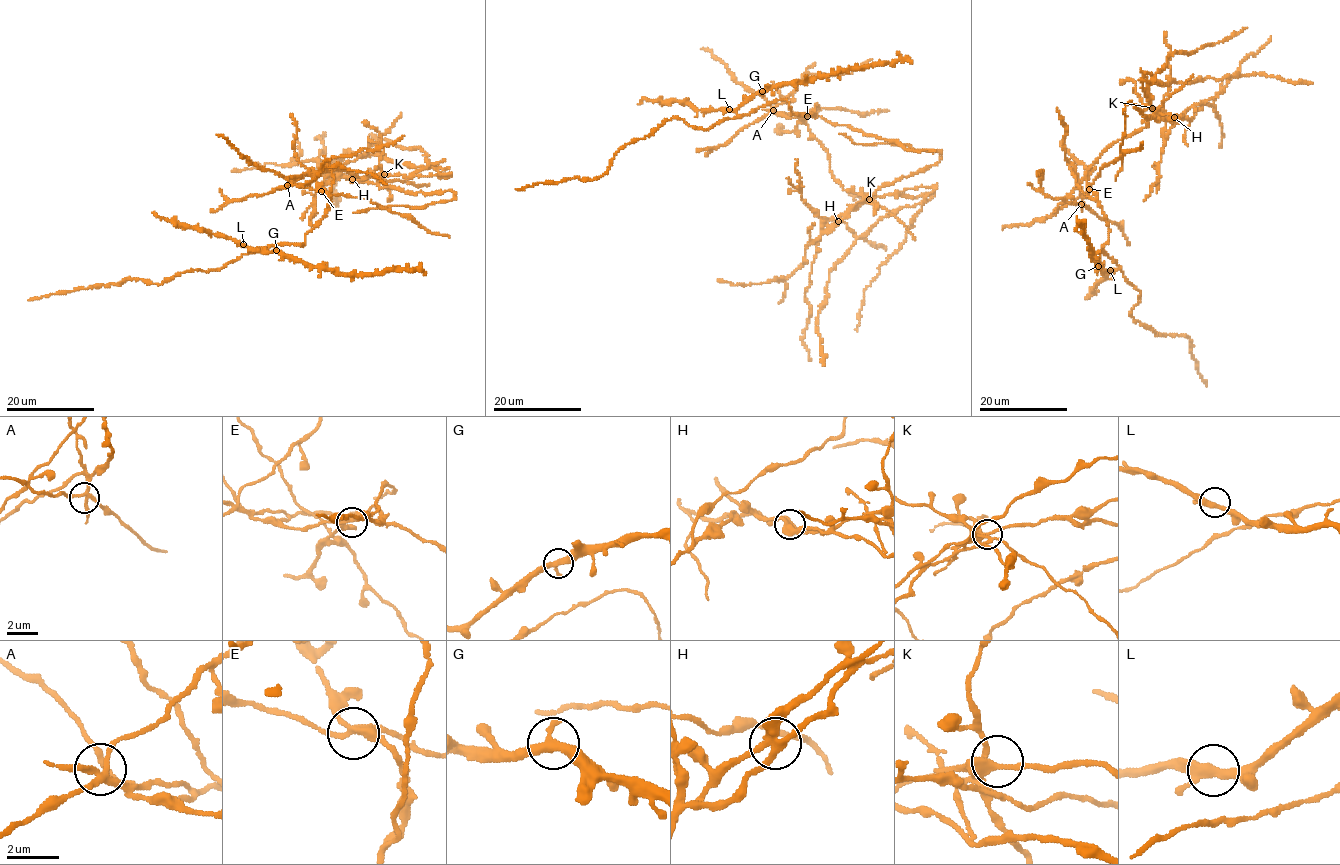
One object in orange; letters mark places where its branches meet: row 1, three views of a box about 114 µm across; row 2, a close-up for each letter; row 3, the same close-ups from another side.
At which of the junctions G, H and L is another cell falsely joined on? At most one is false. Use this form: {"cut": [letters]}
{"cut": ["H"]}

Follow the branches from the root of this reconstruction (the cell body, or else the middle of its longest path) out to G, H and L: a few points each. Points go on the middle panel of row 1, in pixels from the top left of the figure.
G: (812, 133), (801, 118), (814, 112), (794, 114), (785, 99), (738, 116), (740, 105), (762, 91)
H: (812, 133), (828, 153), (835, 179), (844, 189), (860, 193), (865, 199), (838, 221)
L: (812, 133), (801, 118), (814, 112), (814, 116), (794, 114), (785, 99), (775, 99), (739, 116), (729, 109)

